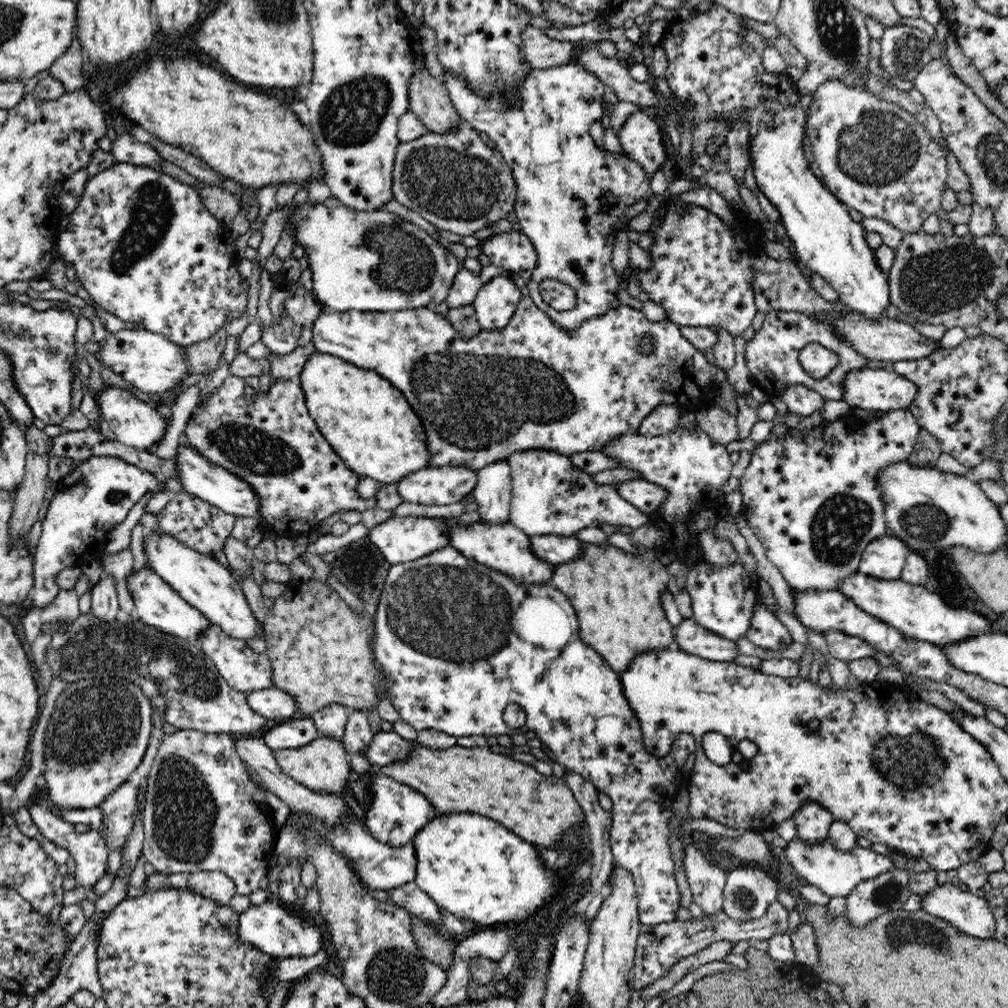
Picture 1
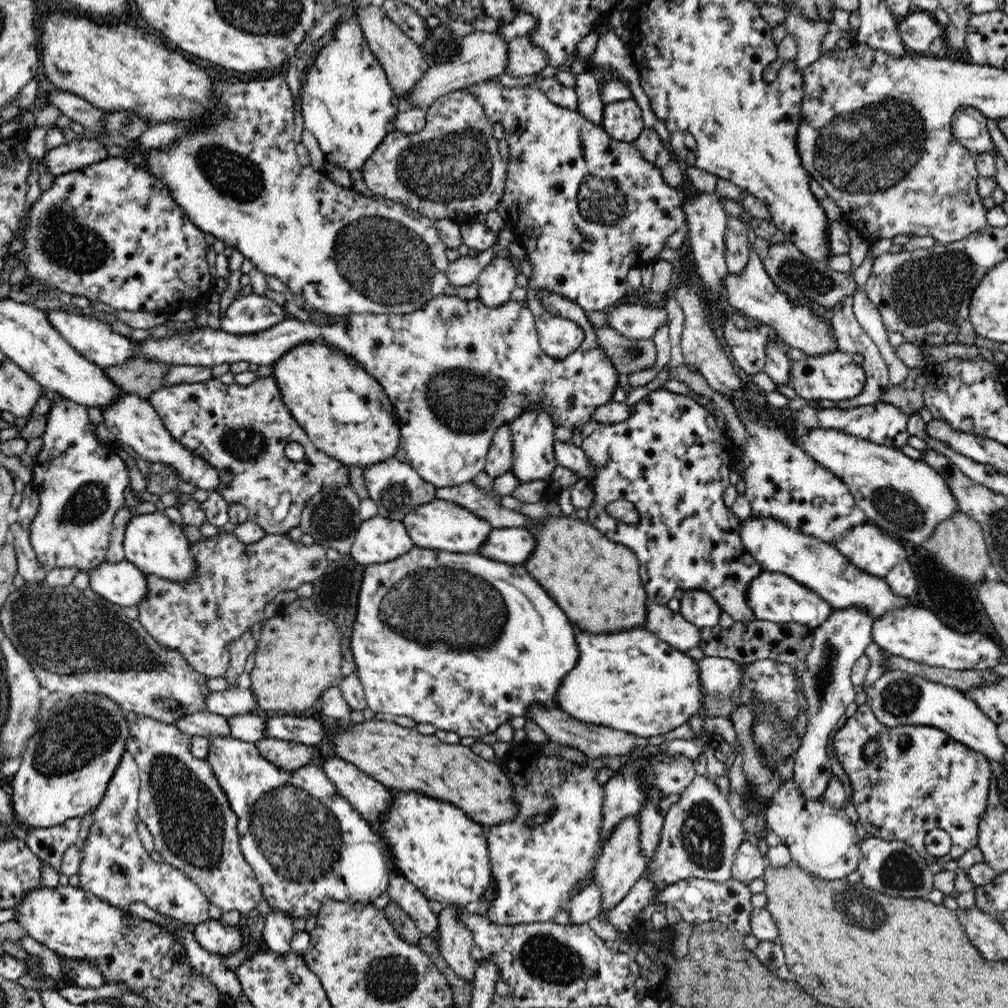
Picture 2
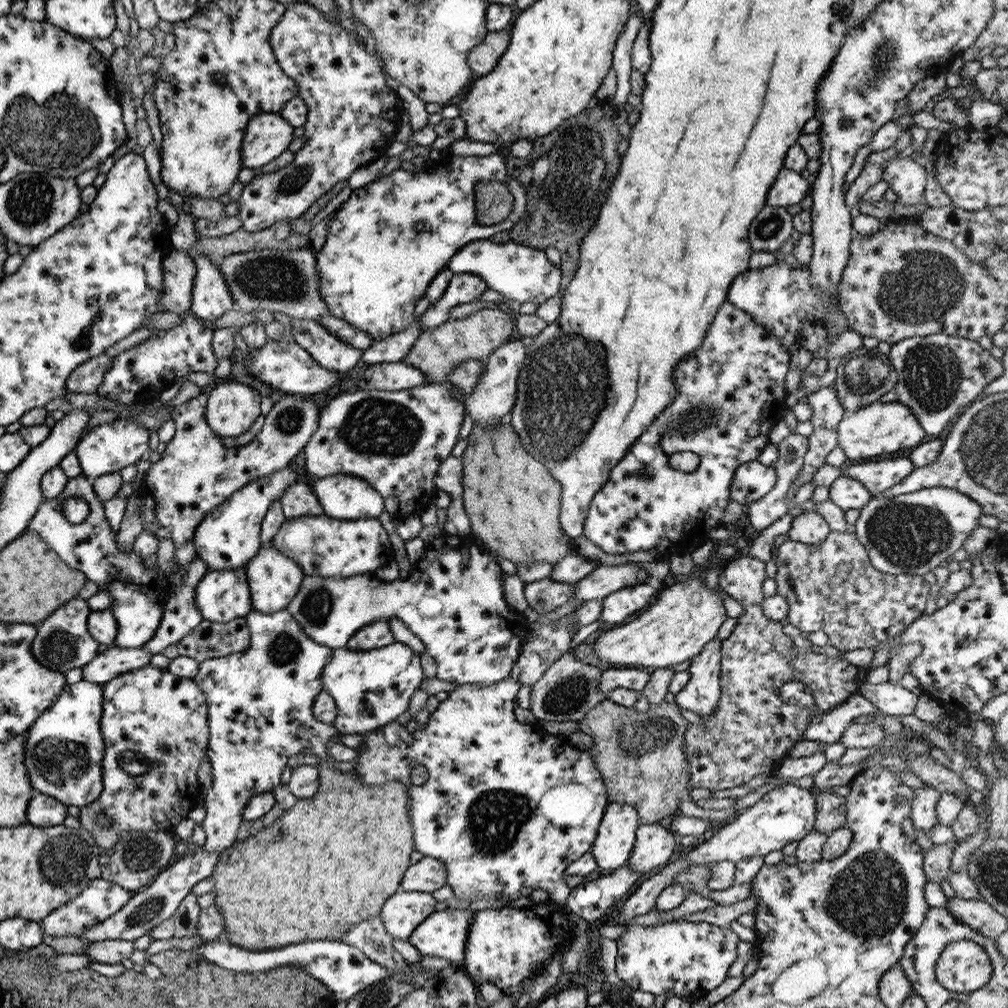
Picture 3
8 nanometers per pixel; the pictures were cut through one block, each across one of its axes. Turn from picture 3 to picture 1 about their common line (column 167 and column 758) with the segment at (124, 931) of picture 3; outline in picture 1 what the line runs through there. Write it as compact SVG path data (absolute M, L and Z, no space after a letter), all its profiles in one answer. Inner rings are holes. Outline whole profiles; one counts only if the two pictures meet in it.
M730 865L724 890L723 908L734 919L760 917L770 901L776 901L778 879L762 867Z

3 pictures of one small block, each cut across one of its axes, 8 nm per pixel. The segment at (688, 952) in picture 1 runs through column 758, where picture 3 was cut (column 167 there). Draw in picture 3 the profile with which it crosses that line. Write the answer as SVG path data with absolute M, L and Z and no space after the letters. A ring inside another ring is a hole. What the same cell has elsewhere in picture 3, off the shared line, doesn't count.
M187 893L178 902L177 908L149 932L152 940L166 940L189 938L196 933L196 920L201 910L197 906L198 896Z

